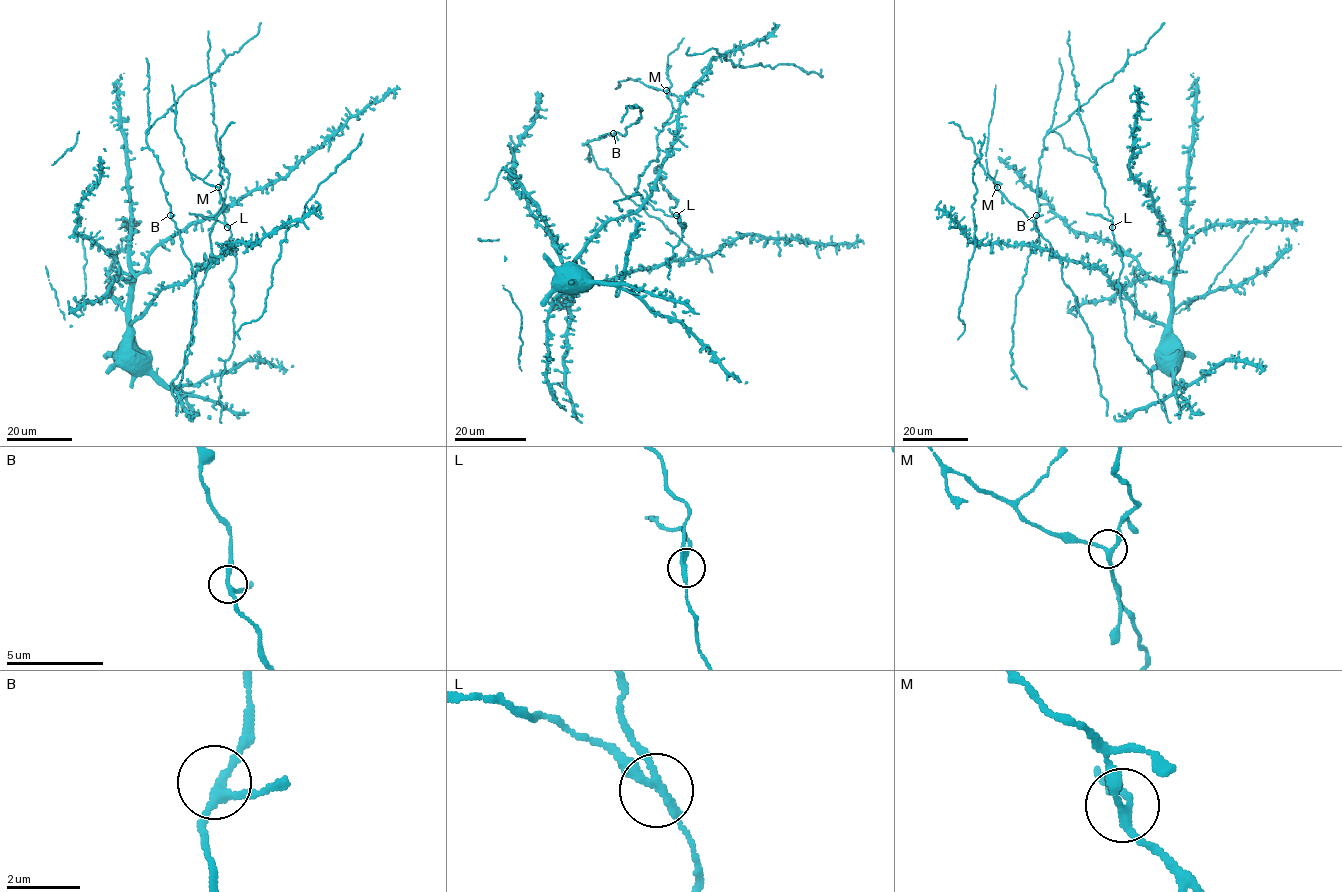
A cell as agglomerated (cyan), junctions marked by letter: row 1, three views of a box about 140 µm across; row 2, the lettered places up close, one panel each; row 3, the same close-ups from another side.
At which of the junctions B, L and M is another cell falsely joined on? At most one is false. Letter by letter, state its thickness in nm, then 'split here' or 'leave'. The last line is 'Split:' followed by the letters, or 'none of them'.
B: calibre 200 nm; leave
L: calibre 200 nm; split here
M: calibre 200 nm; leave
Split: L

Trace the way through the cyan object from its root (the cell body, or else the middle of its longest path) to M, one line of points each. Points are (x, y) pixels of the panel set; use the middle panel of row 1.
M: (574, 281), (571, 263), (589, 240), (651, 193), (666, 156), (657, 135), (673, 110), (666, 90)

